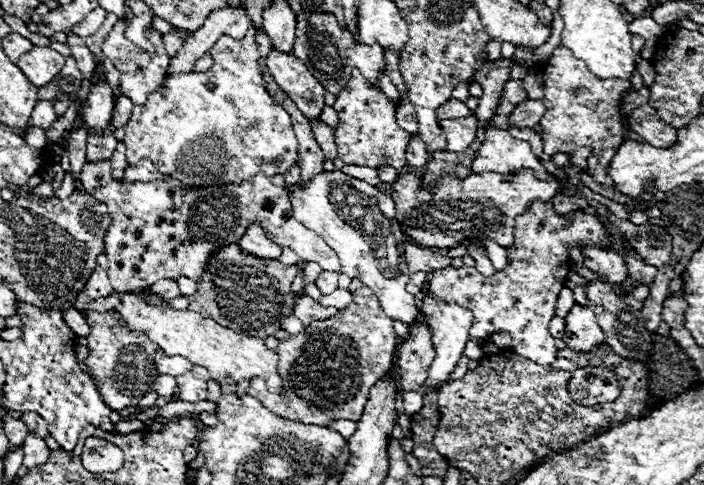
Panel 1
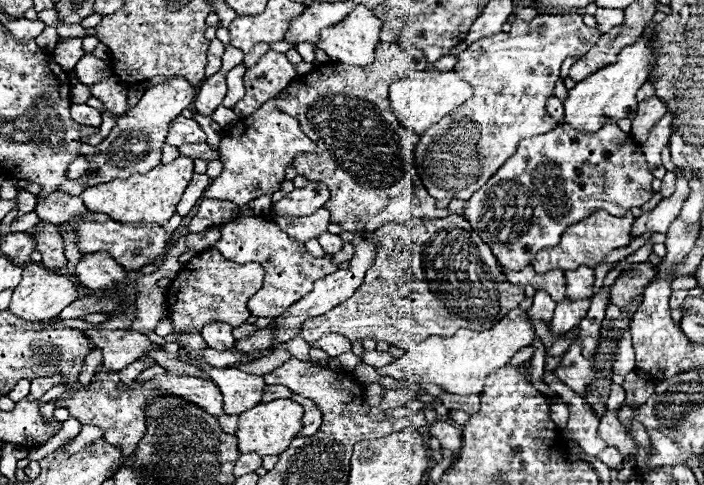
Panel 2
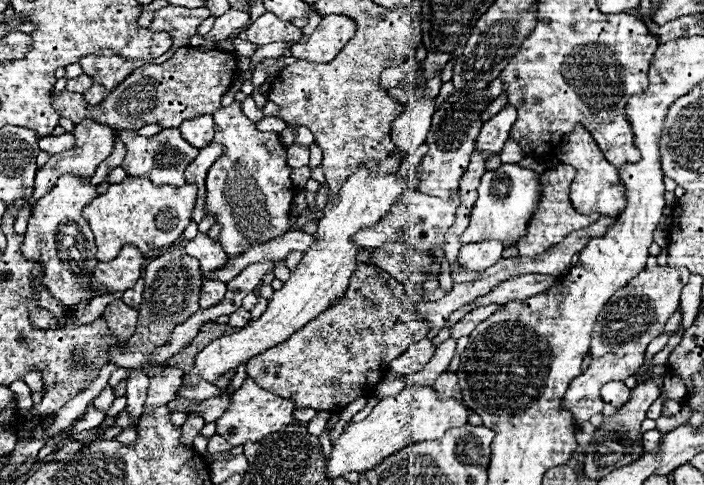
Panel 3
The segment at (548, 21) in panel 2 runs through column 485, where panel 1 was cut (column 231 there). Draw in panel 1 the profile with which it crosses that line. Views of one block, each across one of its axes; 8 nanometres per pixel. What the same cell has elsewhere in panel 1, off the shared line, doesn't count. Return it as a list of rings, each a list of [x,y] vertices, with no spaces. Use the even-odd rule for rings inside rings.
[[[254,26],[248,28],[248,34],[242,40],[234,40],[230,36],[220,36],[216,46],[212,46],[210,56],[214,60],[214,66],[207,72],[191,72],[190,74],[180,74],[180,76],[170,76],[168,82],[158,88],[158,92],[148,95],[147,102],[142,108],[140,108],[141,106],[134,106],[130,122],[124,126],[124,130],[126,130],[126,138],[124,138],[126,162],[134,166],[138,160],[148,158],[148,160],[156,162],[156,168],[164,176],[172,176],[172,178],[180,180],[184,186],[198,186],[198,188],[202,188],[202,186],[220,186],[220,184],[228,184],[228,182],[244,182],[244,178],[252,178],[252,174],[266,174],[268,178],[272,178],[276,174],[284,174],[286,170],[290,170],[298,162],[298,140],[294,136],[288,112],[280,104],[276,104],[272,100],[272,96],[266,92],[266,88],[264,88],[262,70],[260,70],[260,64],[258,64],[260,56],[258,56],[258,46],[256,46],[256,28]]]

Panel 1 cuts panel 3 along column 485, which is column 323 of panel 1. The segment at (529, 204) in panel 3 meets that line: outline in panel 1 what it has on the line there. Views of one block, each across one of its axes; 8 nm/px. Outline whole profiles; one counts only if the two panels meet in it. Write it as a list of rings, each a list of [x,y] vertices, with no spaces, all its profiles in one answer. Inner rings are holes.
[[[334,170],[318,174],[304,188],[294,186],[290,200],[296,220],[308,226],[308,230],[320,234],[324,242],[328,242],[328,246],[332,246],[332,250],[338,254],[342,272],[372,288],[380,300],[380,306],[392,320],[402,320],[406,326],[410,326],[420,314],[420,308],[416,306],[416,296],[406,292],[410,270],[404,260],[404,242],[388,234],[382,234],[382,242],[378,242],[380,234],[376,234],[384,228],[400,228],[400,222],[394,220],[396,208],[392,198],[364,180],[356,180],[340,170]]]

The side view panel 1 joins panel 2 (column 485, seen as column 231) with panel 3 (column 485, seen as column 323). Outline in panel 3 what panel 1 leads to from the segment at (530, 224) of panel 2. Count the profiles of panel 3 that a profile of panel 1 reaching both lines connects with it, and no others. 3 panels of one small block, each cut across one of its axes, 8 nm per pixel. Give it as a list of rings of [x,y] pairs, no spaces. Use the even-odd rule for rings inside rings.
[[[500,240],[472,242],[460,250],[460,264],[464,264],[468,270],[486,270],[502,258],[502,252],[504,246]]]

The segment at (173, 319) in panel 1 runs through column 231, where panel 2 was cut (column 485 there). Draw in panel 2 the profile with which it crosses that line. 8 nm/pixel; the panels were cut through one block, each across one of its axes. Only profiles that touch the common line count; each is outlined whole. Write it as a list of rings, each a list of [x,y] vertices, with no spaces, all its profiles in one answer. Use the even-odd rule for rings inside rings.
[[[516,308],[516,310],[510,310],[496,326],[482,332],[460,328],[450,338],[430,336],[414,348],[414,354],[406,354],[404,358],[392,362],[390,366],[380,368],[378,372],[382,372],[382,376],[392,376],[402,382],[422,380],[422,382],[438,384],[450,394],[460,394],[460,396],[480,394],[484,388],[486,376],[492,370],[496,370],[496,366],[504,366],[518,350],[522,350],[524,346],[530,346],[534,338],[536,338],[536,332],[532,322],[528,320],[528,314]]]

